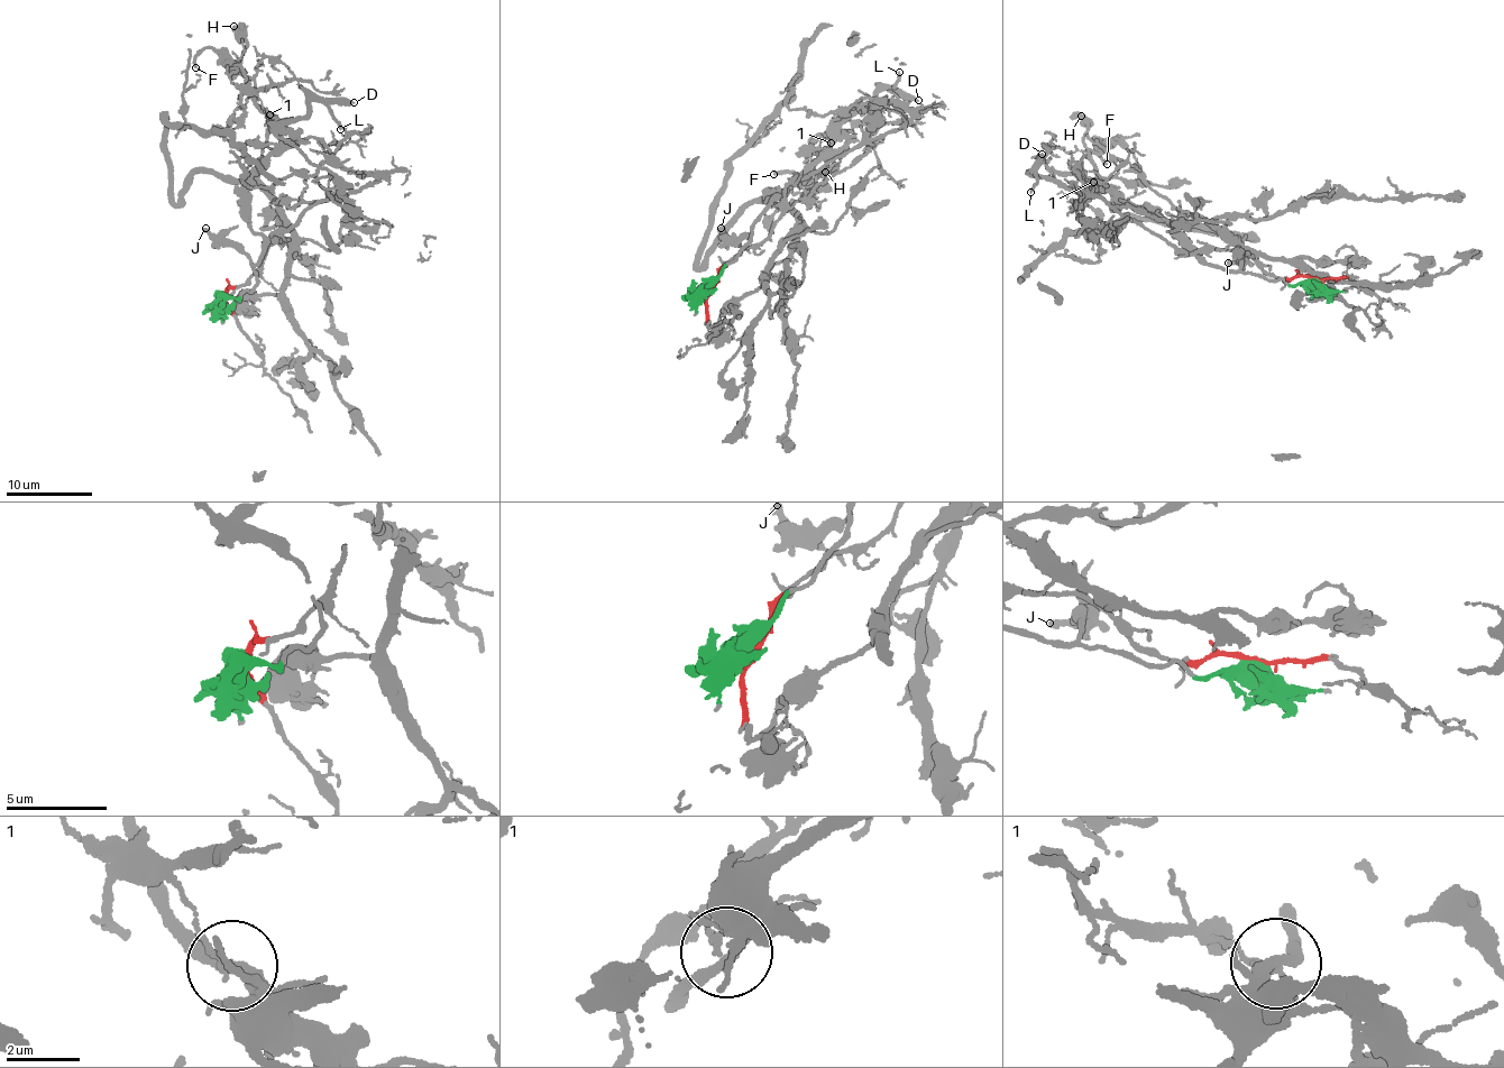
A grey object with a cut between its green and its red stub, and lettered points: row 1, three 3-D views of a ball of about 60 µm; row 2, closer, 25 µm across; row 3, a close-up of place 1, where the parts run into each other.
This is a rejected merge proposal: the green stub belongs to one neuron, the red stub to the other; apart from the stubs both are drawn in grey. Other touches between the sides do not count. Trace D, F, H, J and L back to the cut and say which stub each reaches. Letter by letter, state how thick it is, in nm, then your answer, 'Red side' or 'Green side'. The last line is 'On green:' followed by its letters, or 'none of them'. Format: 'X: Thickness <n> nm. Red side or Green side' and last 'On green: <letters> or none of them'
D: Thickness 320 nm. Green side
F: Thickness 220 nm. Green side
H: Thickness 550 nm. Green side
J: Thickness 340 nm. Green side
L: Thickness 180 nm. Green side
On green: D, F, H, J, L

